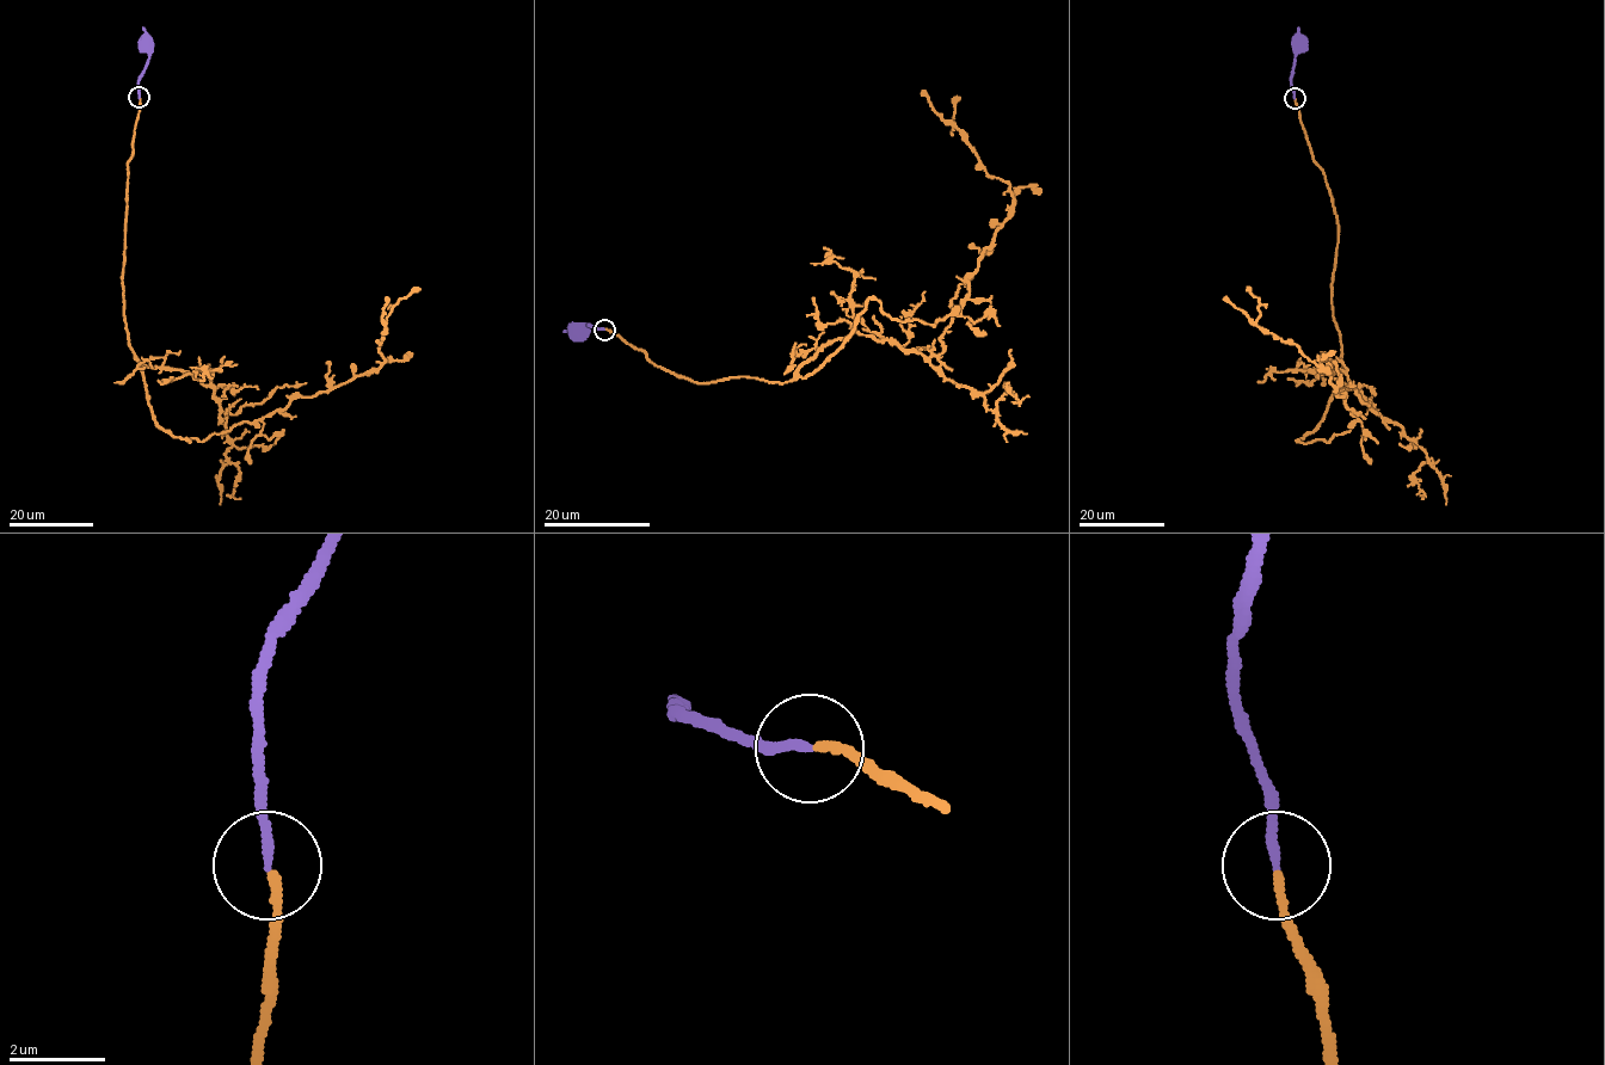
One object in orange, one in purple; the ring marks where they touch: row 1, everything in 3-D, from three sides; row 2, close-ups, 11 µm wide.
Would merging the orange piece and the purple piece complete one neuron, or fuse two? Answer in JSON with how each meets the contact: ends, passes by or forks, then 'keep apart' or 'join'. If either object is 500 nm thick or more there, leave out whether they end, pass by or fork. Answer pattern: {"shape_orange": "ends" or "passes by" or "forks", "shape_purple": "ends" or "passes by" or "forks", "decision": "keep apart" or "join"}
{"shape_orange": "ends", "shape_purple": "ends", "decision": "join"}

